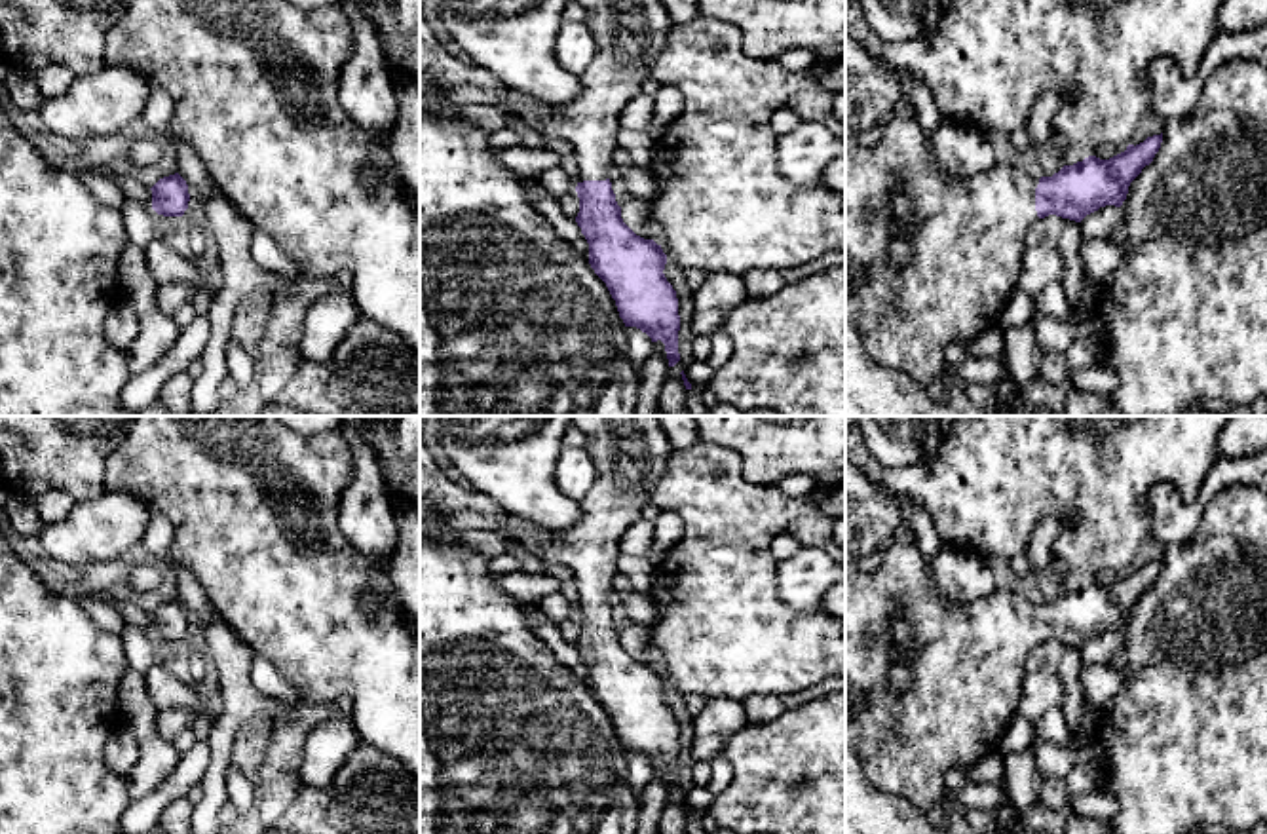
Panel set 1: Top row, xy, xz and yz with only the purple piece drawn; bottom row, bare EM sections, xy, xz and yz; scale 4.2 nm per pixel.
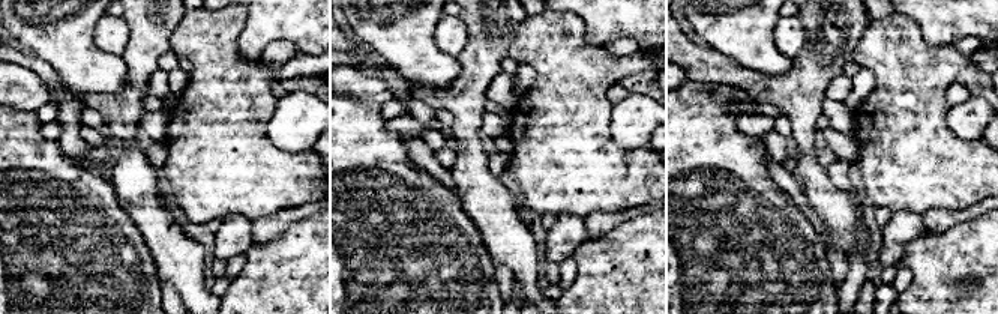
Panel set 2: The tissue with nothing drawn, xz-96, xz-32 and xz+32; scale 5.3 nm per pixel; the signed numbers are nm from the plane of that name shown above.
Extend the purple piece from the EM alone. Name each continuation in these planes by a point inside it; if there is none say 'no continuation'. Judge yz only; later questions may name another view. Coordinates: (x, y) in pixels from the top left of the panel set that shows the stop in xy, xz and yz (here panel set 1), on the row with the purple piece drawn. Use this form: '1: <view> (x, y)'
1: yz (967, 247)

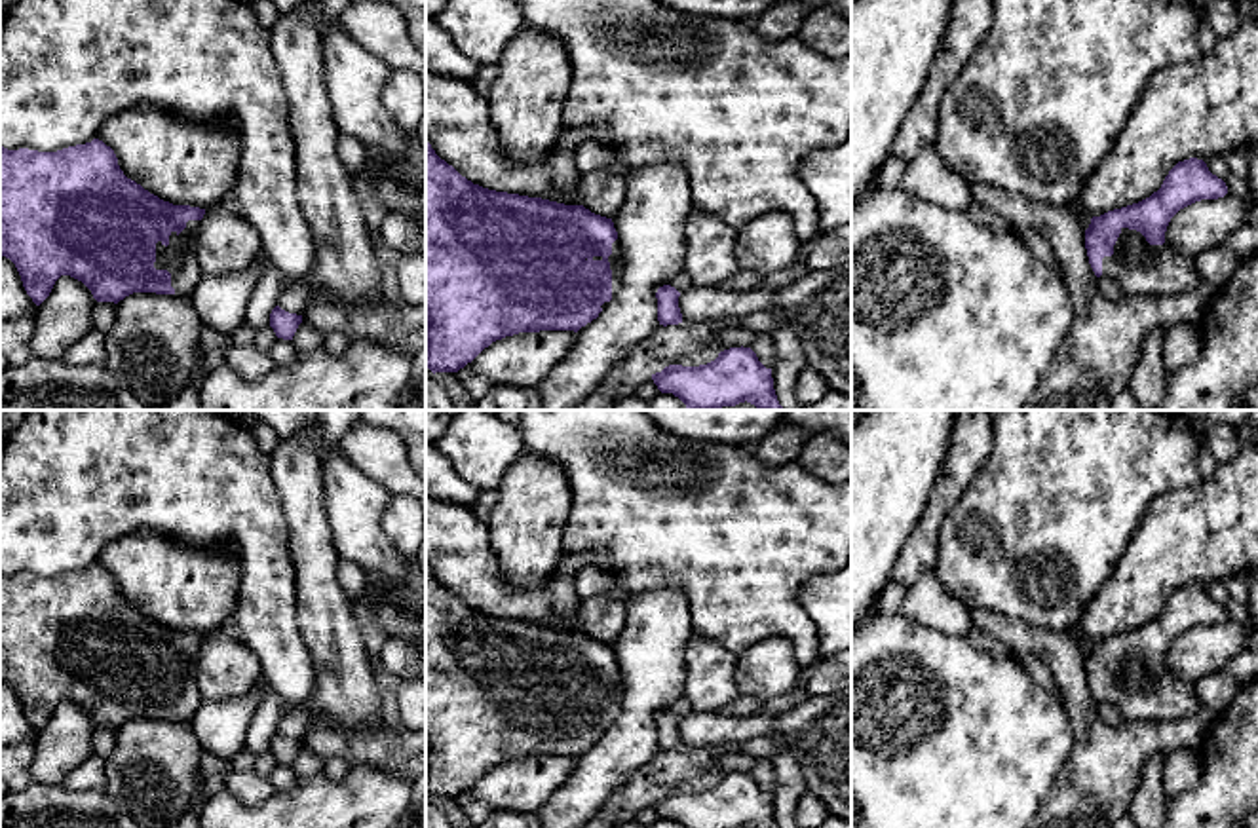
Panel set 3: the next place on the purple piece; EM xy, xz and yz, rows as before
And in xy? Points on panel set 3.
1: xy (179, 257)

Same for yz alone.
1: yz (1143, 270)

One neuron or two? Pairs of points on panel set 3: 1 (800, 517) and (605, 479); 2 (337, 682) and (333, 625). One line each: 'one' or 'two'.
1: one
2: one

